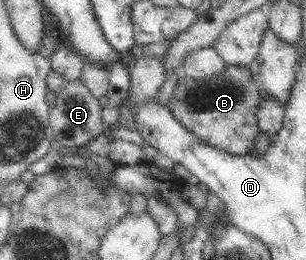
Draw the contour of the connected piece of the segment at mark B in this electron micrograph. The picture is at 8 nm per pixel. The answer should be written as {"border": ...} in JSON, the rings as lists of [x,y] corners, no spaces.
{"border":[[[228,65],[218,76],[210,80],[195,80],[183,77],[174,87],[169,111],[187,130],[193,132],[199,142],[225,150],[231,155],[249,154],[251,145],[262,129],[258,126],[257,105],[259,88],[253,84],[248,67]]]}

